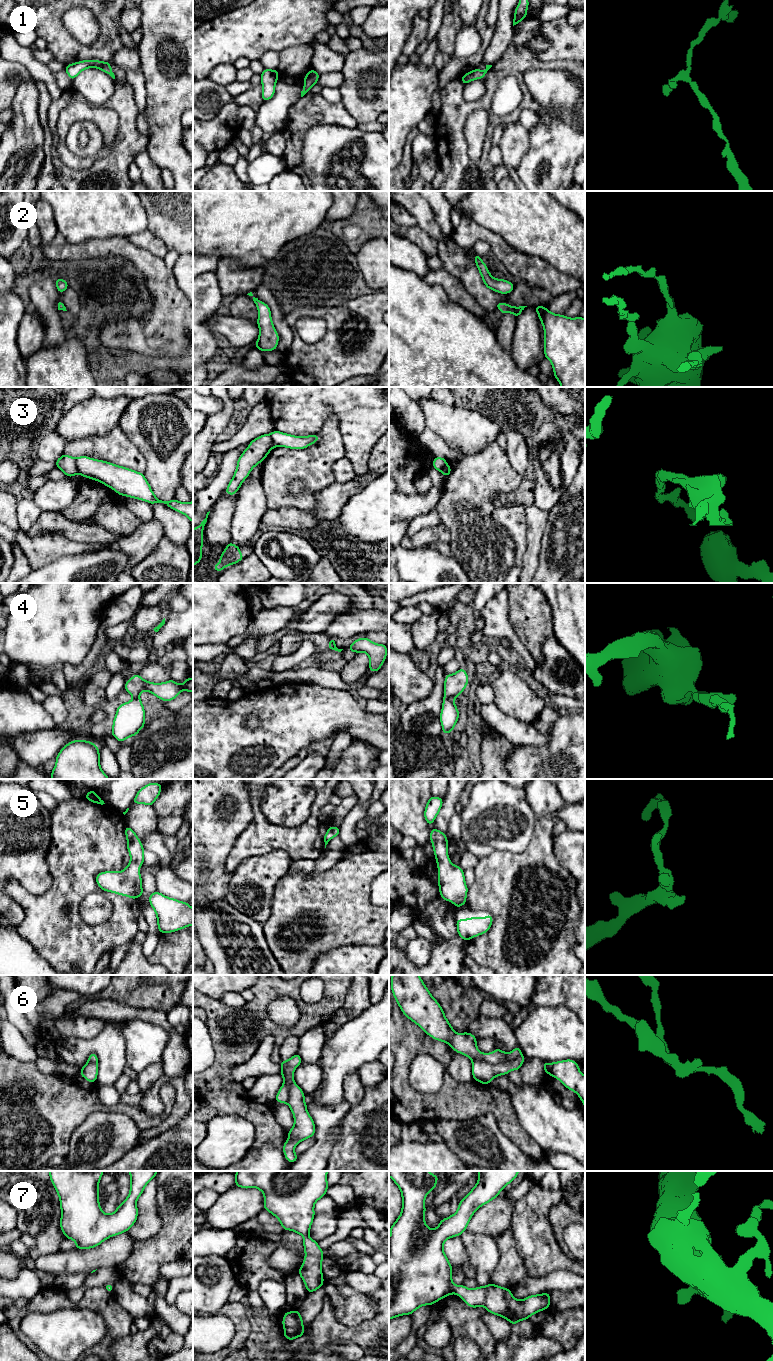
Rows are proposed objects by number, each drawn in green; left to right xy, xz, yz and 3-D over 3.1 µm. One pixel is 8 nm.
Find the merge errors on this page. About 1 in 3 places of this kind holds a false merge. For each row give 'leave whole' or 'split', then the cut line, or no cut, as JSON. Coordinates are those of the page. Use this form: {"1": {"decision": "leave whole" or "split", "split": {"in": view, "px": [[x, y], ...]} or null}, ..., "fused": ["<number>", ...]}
{"1": {"decision": "leave whole", "split": null}, "2": {"decision": "leave whole", "split": null}, "3": {"decision": "split", "split": {"in": "xy", "px": [[74, 458], [79, 472]]}}, "4": {"decision": "leave whole", "split": null}, "5": {"decision": "leave whole", "split": null}, "6": {"decision": "leave whole", "split": null}, "7": {"decision": "leave whole", "split": null}, "fused": ["3"]}

